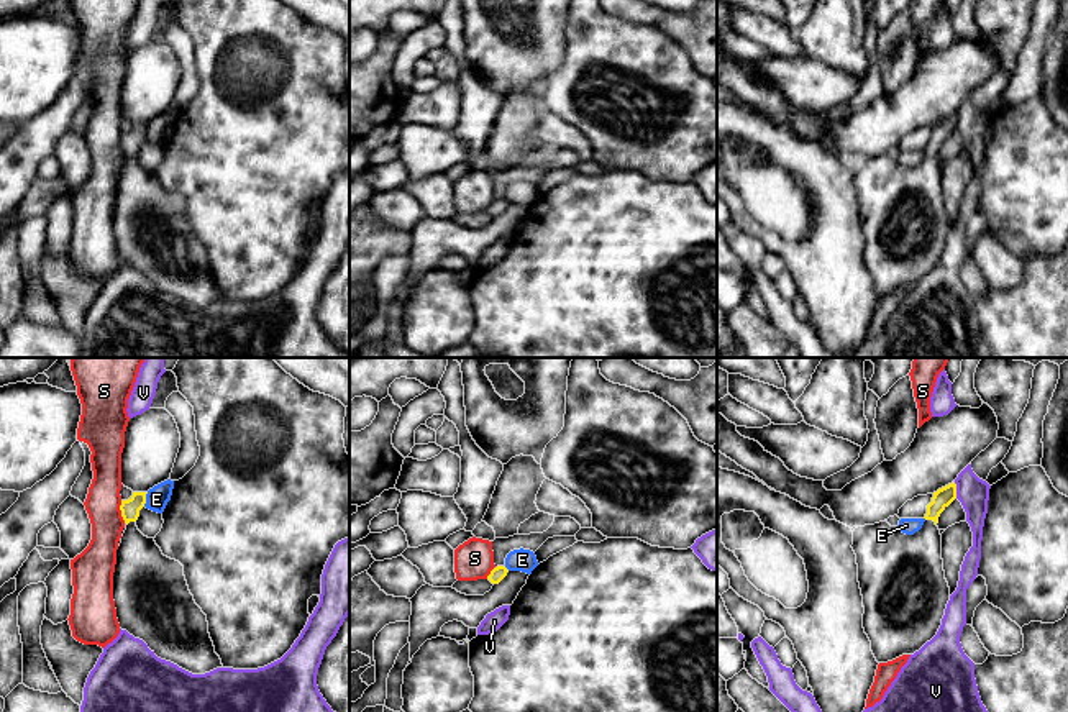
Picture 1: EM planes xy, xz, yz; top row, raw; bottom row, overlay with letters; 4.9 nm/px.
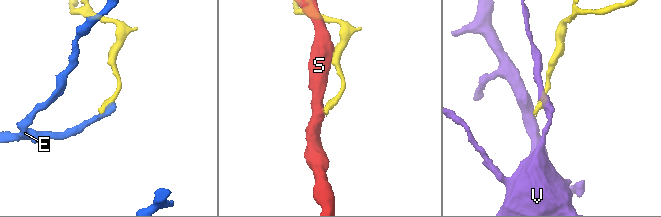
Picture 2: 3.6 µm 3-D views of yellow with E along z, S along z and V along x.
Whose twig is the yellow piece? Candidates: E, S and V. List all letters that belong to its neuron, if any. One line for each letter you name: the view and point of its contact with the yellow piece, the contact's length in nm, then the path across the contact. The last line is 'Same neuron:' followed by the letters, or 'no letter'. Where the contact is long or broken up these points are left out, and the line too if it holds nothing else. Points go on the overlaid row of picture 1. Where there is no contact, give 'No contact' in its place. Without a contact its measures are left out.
Same neuron: no letter

